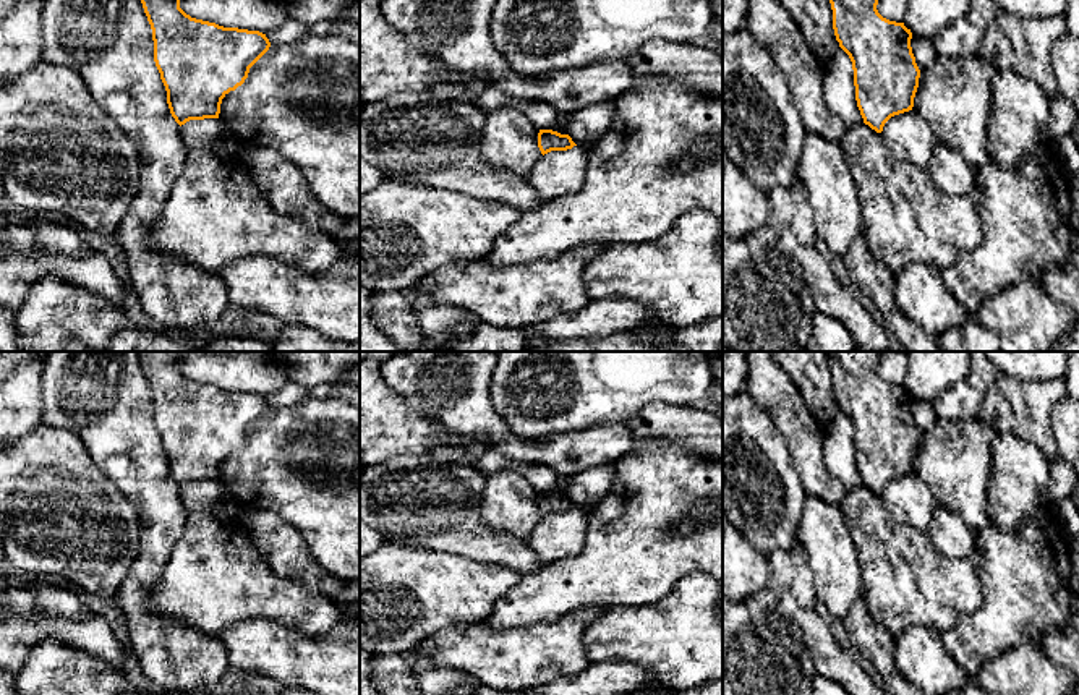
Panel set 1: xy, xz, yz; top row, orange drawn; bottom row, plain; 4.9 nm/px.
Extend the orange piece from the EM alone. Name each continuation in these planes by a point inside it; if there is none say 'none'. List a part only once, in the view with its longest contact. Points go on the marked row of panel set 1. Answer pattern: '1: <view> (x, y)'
none

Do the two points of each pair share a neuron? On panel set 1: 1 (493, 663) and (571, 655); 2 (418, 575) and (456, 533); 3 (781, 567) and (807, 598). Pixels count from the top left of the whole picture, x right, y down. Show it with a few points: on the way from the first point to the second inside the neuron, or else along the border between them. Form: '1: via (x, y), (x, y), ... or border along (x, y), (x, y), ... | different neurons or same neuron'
1: via (512, 660), (551, 655) | same neuron
2: border along (402, 543), (454, 553), (477, 562) | different neurons
3: via (789, 575), (789, 580), (799, 590) | same neuron

